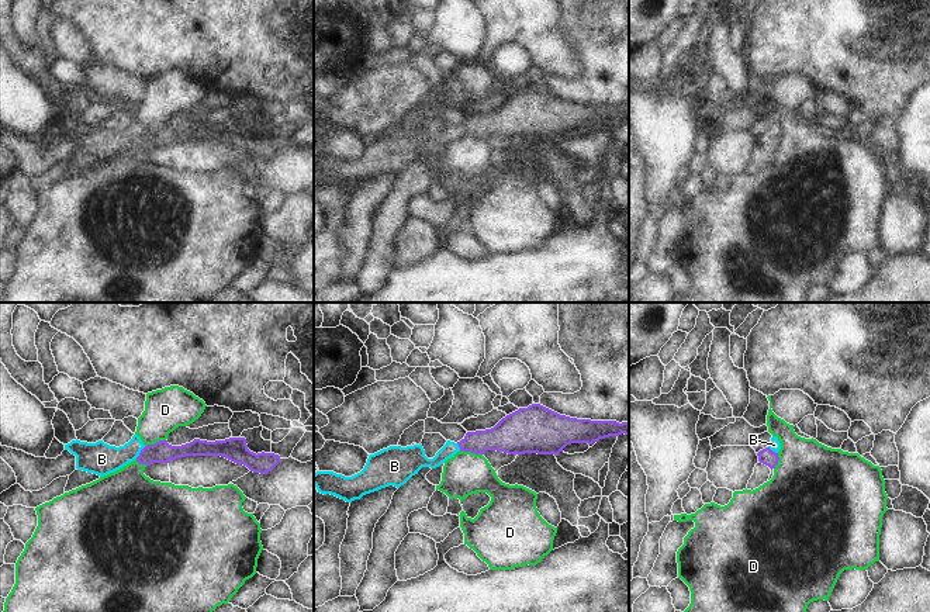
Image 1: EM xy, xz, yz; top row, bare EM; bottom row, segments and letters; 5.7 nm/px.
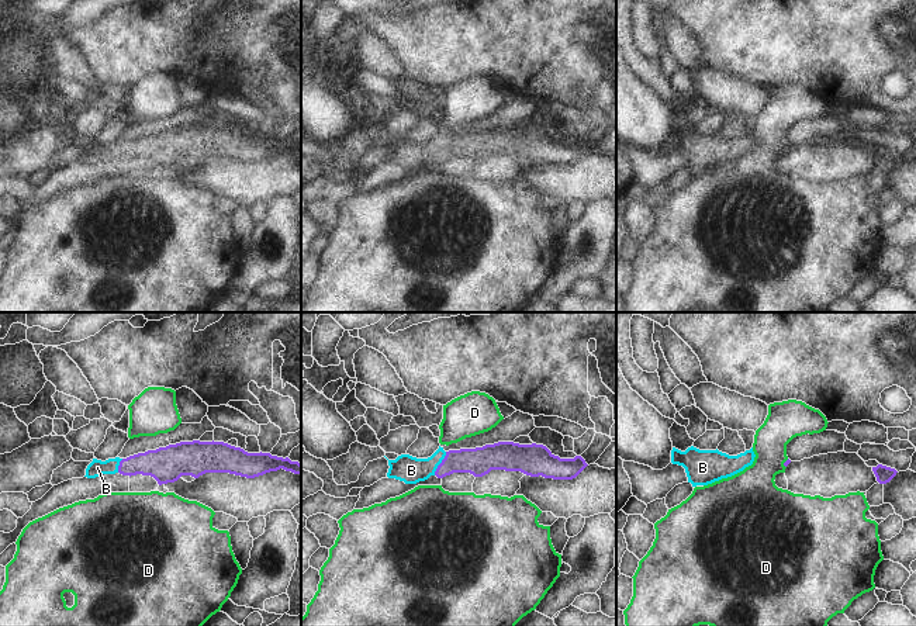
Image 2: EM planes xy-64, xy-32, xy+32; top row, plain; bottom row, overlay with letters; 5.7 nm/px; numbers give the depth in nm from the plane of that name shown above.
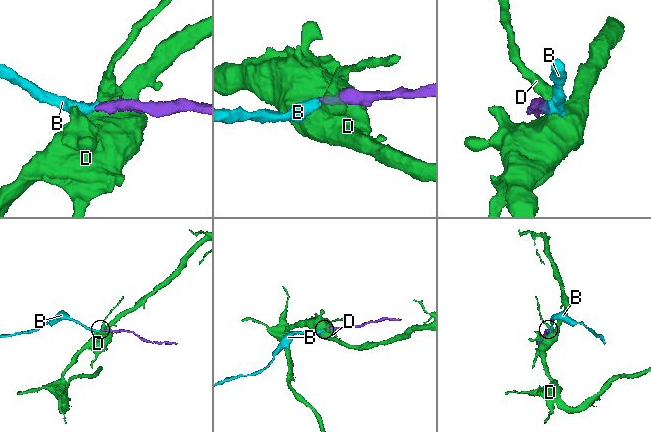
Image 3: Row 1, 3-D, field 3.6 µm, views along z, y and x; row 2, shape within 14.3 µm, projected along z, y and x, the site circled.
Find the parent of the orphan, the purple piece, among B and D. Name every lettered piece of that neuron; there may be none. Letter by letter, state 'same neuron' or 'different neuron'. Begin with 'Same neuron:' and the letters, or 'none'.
Same neuron: B
B: same neuron
D: different neuron

